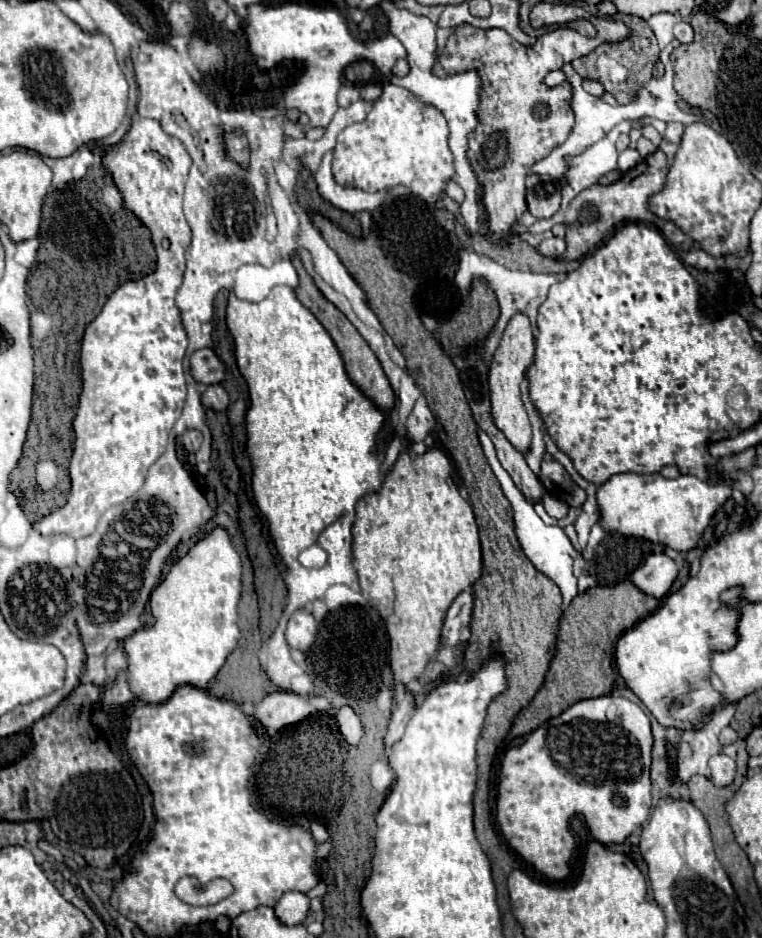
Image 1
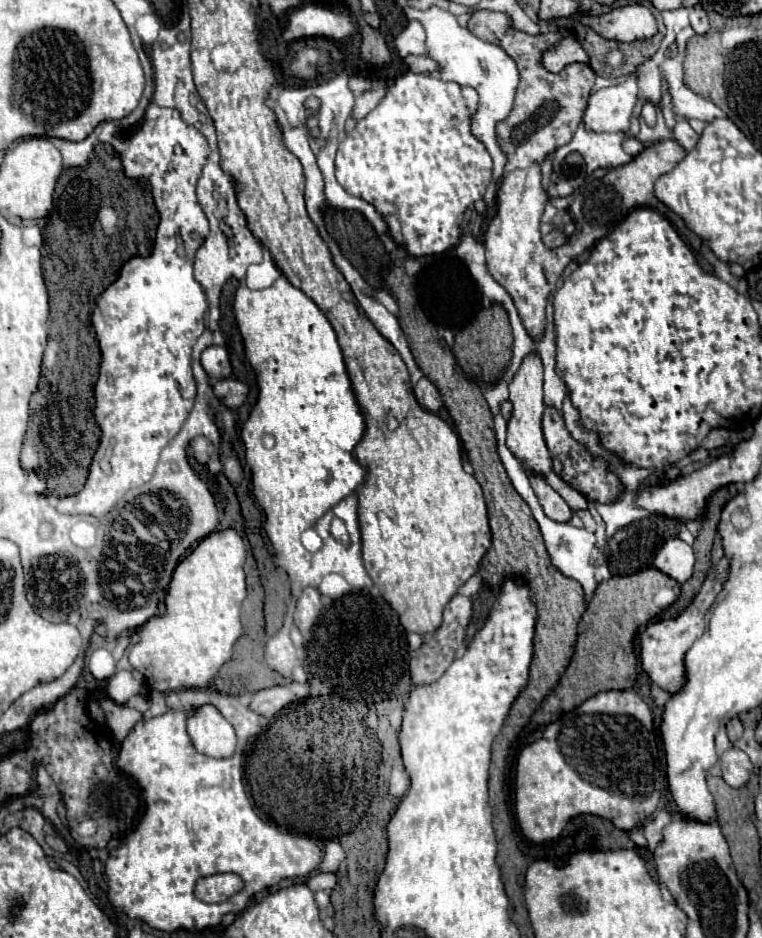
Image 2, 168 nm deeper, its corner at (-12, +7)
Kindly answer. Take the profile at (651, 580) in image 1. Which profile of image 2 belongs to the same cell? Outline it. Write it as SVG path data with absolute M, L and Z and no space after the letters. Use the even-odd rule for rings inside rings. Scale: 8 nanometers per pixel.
M669 539L653 559L653 567L675 579L679 585L691 577L693 563L693 549L681 539Z

